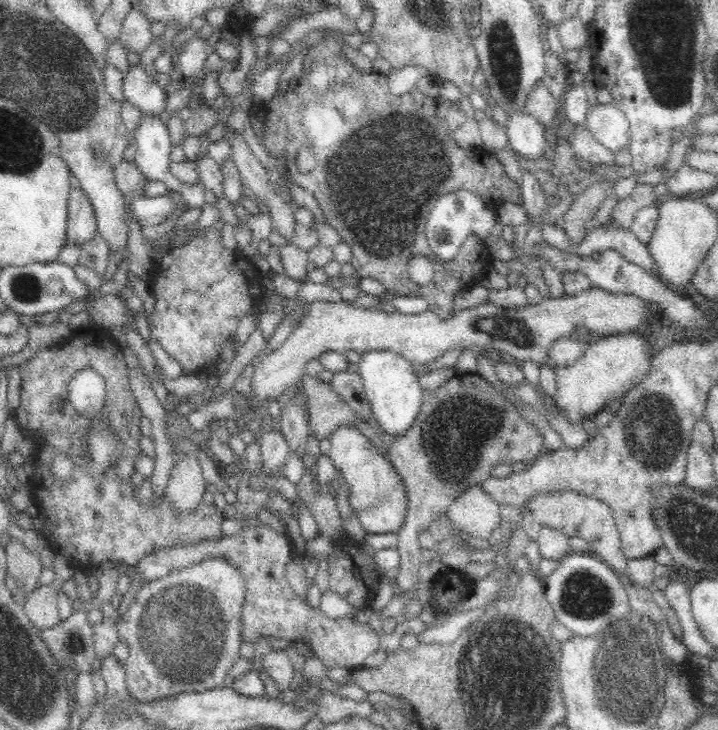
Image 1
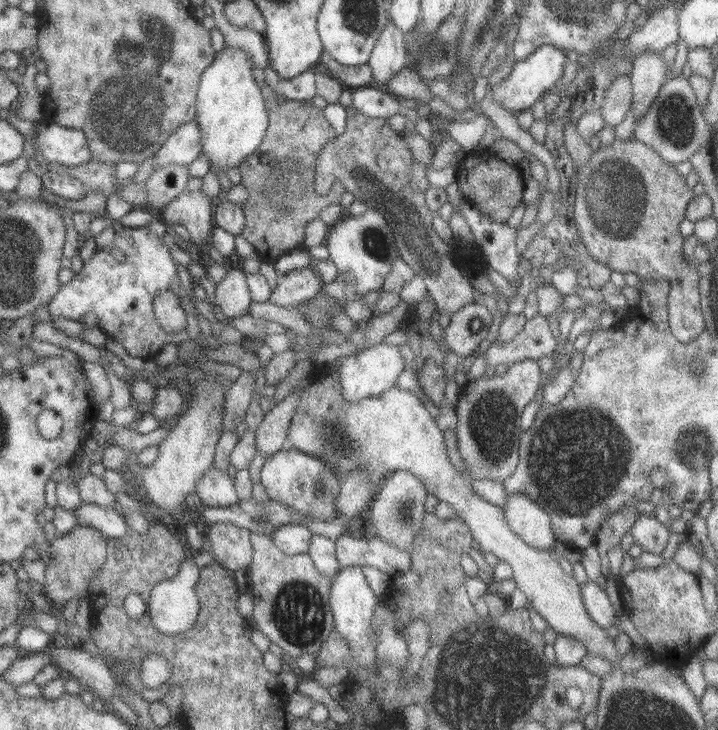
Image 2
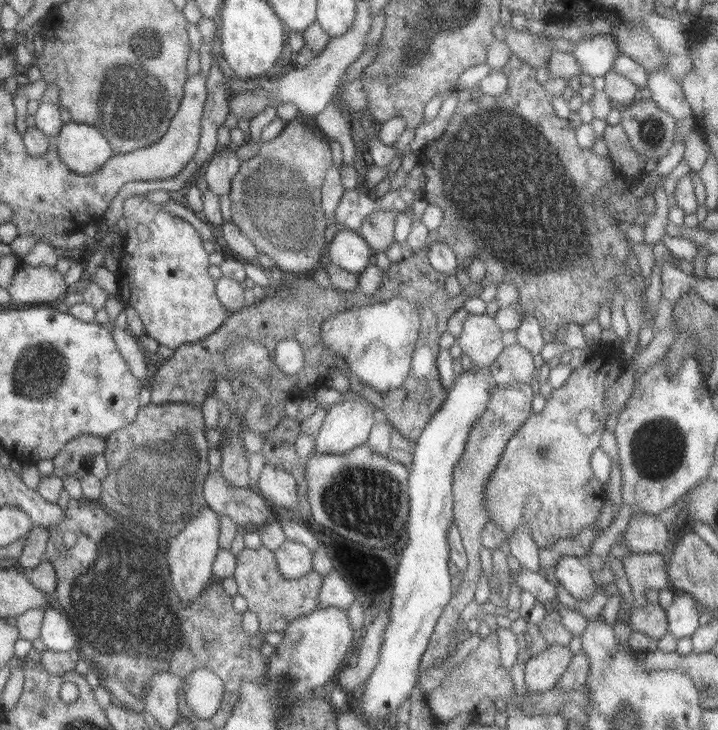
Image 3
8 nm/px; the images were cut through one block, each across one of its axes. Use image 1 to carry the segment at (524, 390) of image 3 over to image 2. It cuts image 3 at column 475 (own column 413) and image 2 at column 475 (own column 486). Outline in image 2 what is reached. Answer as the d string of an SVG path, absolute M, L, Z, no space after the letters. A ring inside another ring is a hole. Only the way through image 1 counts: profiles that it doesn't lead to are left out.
M536 360L509 366L504 376L482 377L461 387L457 414L457 446L470 479L504 482L519 463L520 416L535 398L544 374Z

